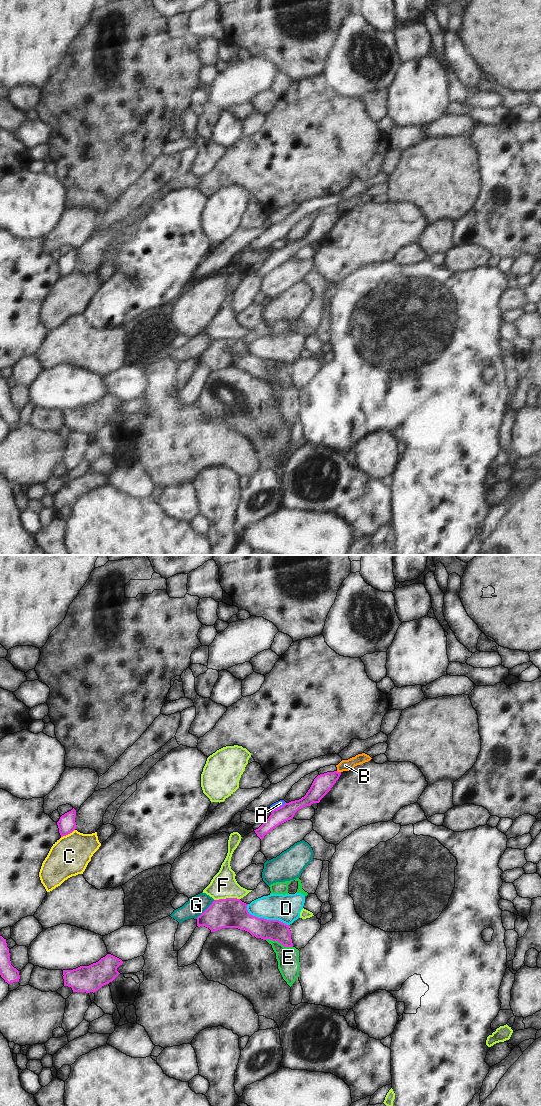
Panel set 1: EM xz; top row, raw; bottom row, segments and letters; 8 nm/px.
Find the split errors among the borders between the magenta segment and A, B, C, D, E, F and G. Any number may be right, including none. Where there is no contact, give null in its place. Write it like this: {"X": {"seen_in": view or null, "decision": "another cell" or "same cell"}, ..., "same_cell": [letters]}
{"A": {"seen_in": "xz", "decision": "another cell"}, "B": {"seen_in": "xz", "decision": "another cell"}, "C": {"seen_in": "xz", "decision": "another cell"}, "D": {"seen_in": "xz", "decision": "another cell"}, "E": {"seen_in": "xz", "decision": "another cell"}, "F": {"seen_in": "xz", "decision": "another cell"}, "G": {"seen_in": "xz", "decision": "another cell"}, "same_cell": []}

